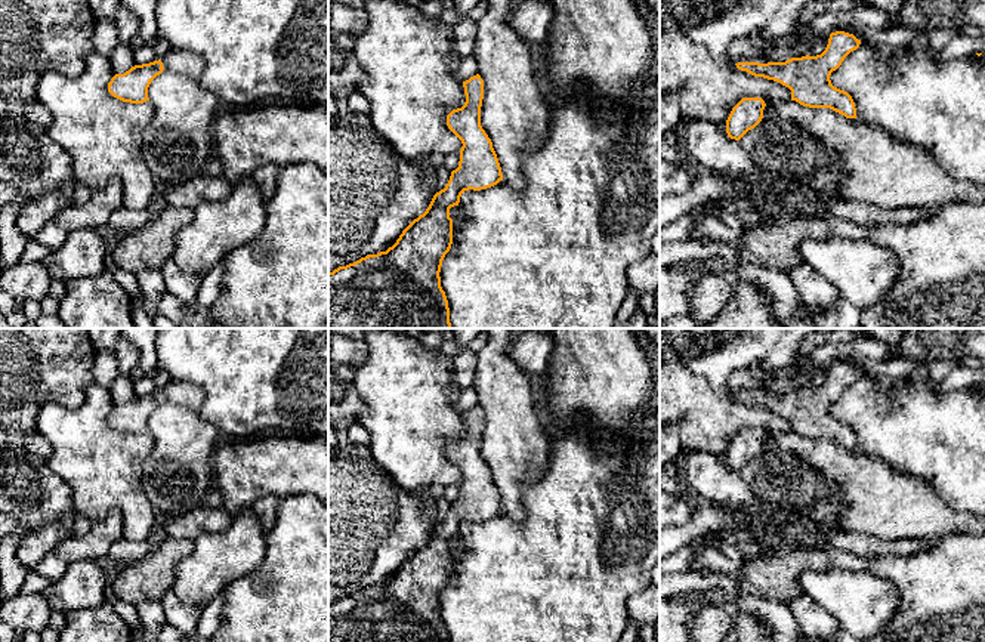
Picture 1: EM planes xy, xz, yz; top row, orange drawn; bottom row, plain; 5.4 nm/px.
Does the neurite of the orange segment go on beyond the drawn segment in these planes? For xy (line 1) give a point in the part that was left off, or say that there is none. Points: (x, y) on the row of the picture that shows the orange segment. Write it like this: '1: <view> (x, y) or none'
1: xy (188, 64)

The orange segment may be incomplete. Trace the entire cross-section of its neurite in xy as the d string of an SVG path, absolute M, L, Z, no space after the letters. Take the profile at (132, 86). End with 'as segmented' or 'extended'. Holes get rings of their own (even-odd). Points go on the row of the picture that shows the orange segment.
M170 49L161 61L135 65L124 74L115 74L108 83L108 92L123 102L143 104L149 101L148 87L151 81L164 68L198 81L204 72L206 62L194 52Z; extended

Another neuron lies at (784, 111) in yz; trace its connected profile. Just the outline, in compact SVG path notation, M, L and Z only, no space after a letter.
M796 101L766 105L763 118L799 123L836 152L843 167L837 200L929 213L947 203L985 201L985 186L954 179L926 148L896 139L859 118Z

